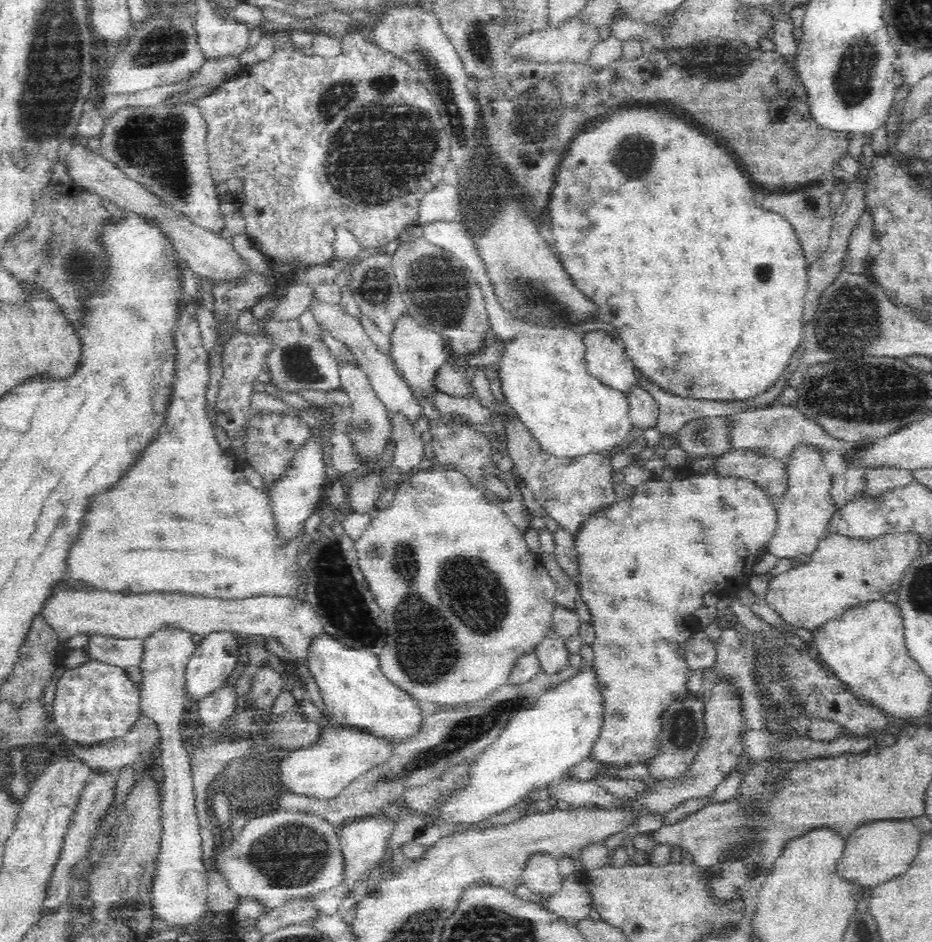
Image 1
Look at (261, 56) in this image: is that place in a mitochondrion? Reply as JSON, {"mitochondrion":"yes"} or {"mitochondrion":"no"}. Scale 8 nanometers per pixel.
{"mitochondrion":"no"}

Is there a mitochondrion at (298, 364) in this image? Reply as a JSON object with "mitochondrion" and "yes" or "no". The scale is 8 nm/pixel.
{"mitochondrion":"yes"}

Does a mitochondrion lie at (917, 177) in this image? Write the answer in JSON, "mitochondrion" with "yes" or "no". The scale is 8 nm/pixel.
{"mitochondrion":"no"}

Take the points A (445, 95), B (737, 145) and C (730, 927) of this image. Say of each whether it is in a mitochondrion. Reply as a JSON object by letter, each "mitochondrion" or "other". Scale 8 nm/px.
{"A":"mitochondrion","B":"other","C":"other"}

